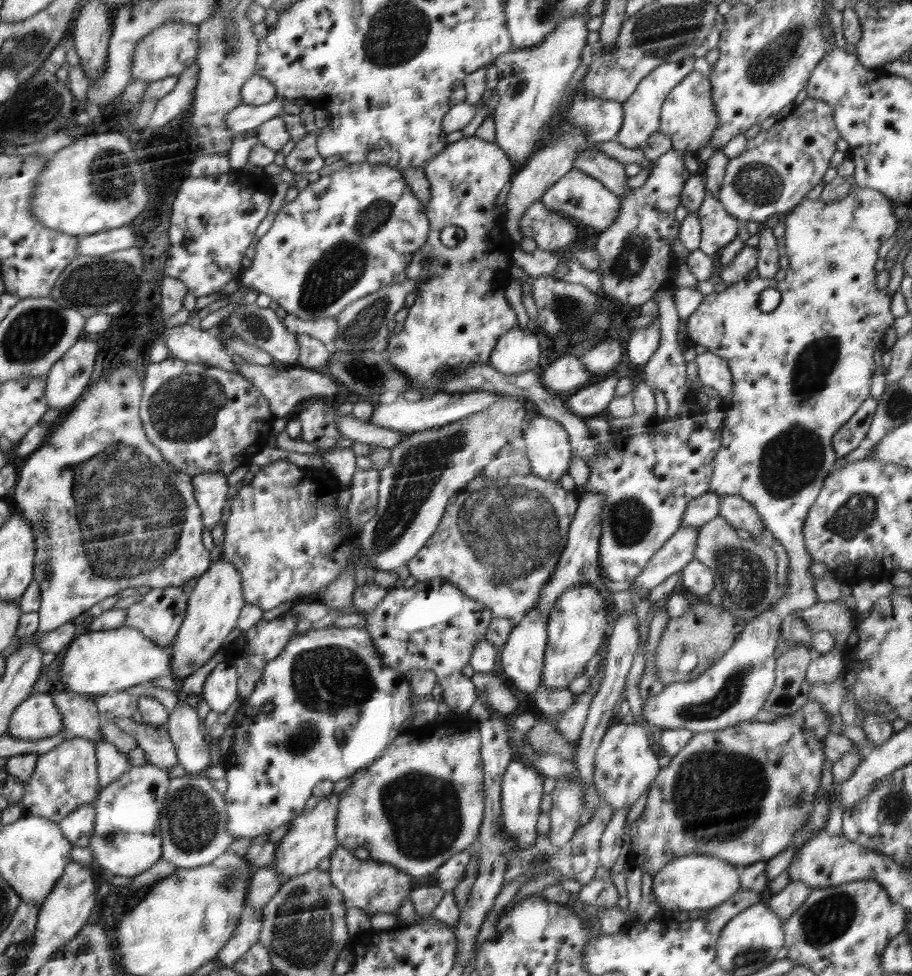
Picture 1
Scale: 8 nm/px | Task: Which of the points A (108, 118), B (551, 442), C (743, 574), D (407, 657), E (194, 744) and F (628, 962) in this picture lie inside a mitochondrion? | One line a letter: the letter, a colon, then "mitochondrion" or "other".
A: other
B: other
C: mitochondrion
D: other
E: other
F: other

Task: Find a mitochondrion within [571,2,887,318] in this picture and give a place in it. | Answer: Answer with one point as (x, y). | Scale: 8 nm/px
(767, 65)

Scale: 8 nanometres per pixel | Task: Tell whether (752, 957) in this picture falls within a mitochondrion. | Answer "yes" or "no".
yes

